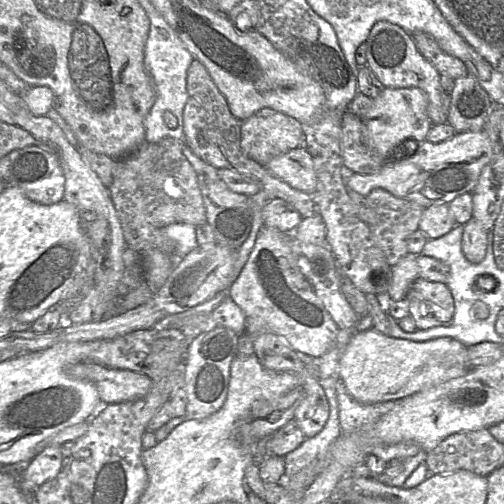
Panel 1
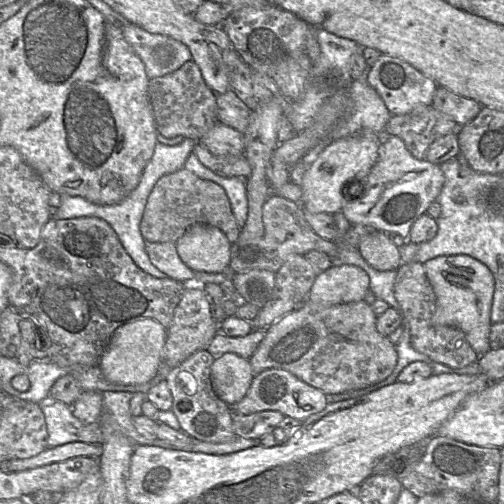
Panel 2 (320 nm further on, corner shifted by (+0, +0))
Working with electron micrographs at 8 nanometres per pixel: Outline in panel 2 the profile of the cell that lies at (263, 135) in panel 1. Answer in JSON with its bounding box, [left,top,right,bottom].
[216,89,252,132]

